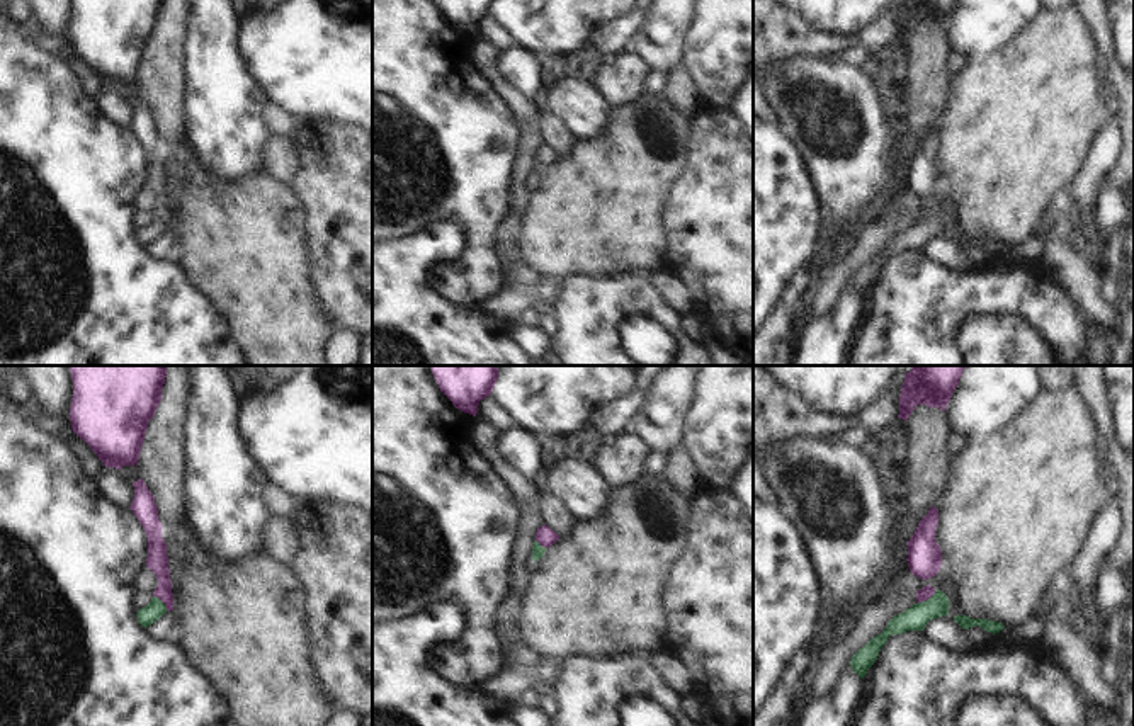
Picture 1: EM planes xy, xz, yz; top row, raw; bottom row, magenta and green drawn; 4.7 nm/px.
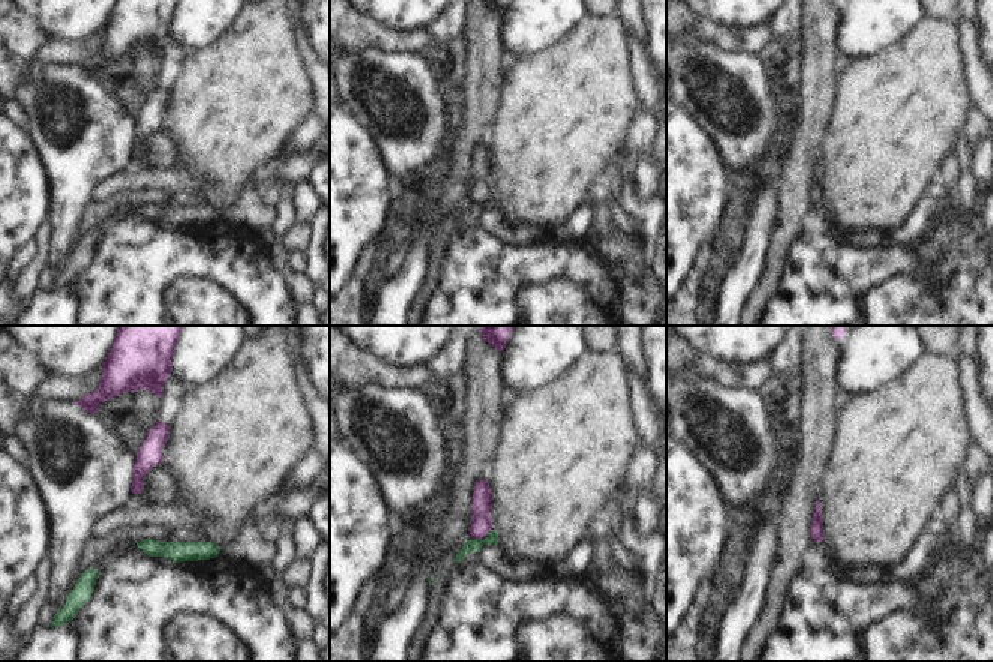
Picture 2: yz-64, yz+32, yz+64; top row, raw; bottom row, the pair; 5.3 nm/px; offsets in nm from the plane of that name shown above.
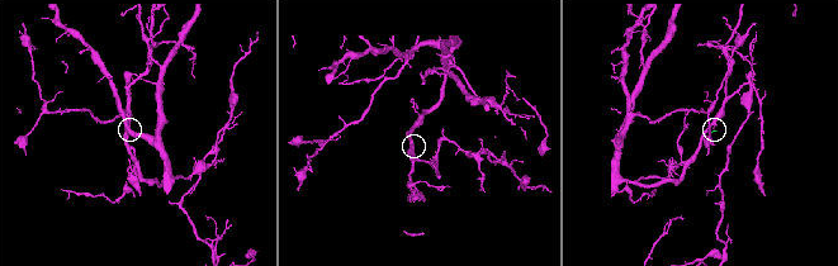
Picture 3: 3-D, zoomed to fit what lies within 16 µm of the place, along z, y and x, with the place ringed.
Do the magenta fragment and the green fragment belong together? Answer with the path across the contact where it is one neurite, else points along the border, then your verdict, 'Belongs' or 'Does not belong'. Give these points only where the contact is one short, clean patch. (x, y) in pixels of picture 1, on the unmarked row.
Path across: yz (925, 211), (927, 218), (915, 237). Belongs.

